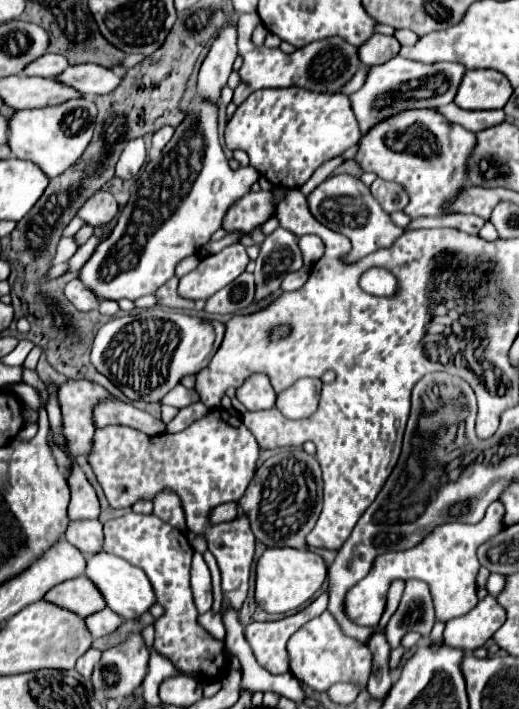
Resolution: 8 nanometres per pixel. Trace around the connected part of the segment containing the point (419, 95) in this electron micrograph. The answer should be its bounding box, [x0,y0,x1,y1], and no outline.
[349,56,467,132]

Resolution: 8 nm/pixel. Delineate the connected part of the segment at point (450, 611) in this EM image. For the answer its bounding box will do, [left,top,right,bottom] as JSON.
[345,522,481,626]

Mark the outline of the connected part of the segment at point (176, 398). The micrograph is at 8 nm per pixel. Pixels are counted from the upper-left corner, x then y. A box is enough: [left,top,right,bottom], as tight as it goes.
[161,384,199,408]

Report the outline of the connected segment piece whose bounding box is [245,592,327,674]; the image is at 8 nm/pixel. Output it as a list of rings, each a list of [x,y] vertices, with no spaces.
[[[327,592],[313,600],[301,612],[287,616],[277,622],[251,622],[245,628],[245,640],[249,642],[257,662],[269,670],[271,674],[289,672],[289,660],[285,644],[293,632],[297,632],[303,624],[317,618],[327,608]]]

